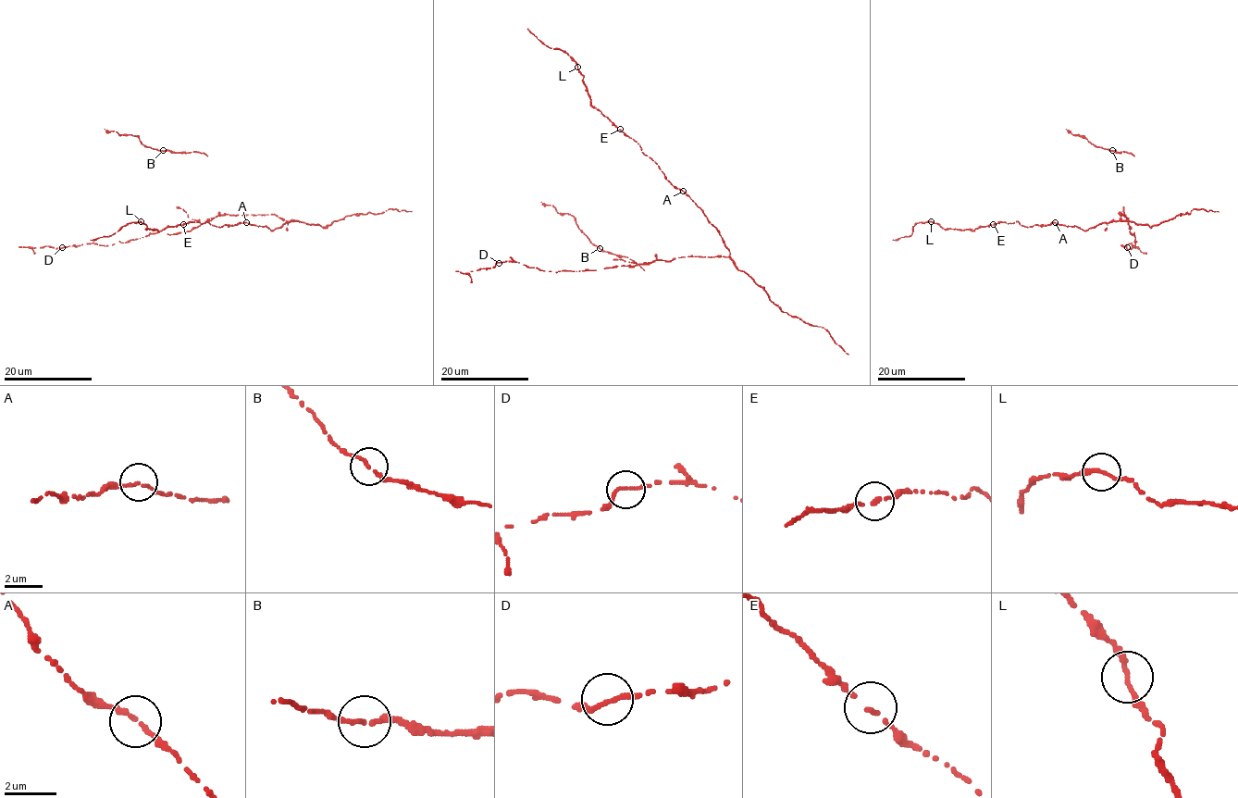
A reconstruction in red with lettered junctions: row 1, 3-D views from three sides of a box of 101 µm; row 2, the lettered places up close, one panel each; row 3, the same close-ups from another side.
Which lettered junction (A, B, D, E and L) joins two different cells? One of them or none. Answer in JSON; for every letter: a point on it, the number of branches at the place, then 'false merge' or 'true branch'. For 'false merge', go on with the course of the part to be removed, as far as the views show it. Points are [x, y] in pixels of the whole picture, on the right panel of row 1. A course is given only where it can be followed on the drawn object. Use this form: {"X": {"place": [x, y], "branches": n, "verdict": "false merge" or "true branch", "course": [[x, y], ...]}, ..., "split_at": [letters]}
{"A": {"place": [1055, 222], "branches": 2, "verdict": "true branch"}, "B": {"place": [1112, 150], "branches": 2, "verdict": "true branch"}, "D": {"place": [1127, 247], "branches": 2, "verdict": "true branch"}, "E": {"place": [993, 224], "branches": 2, "verdict": "true branch"}, "L": {"place": [931, 221], "branches": 2, "verdict": "true branch"}, "split_at": []}

